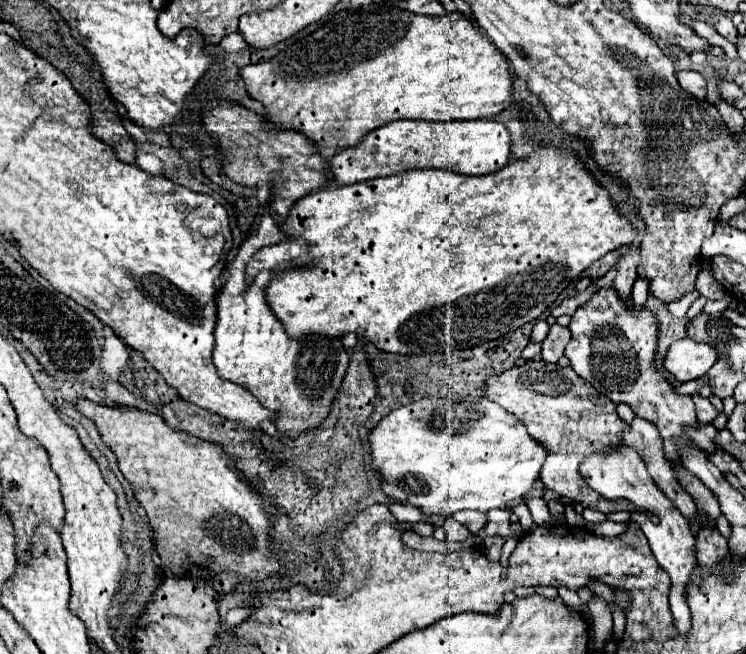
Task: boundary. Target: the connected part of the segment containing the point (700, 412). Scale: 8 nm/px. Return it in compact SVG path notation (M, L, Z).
M692 395L692 399L694 399L694 403L696 403L696 415L698 415L698 421L700 423L712 423L714 419L716 419L716 415L718 415L718 411L716 411L716 407L708 401L708 399L704 399L704 397L700 397L700 395Z

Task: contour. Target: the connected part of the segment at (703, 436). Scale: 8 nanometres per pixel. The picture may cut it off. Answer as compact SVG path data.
M700 425L696 431L690 431L690 438L694 439L708 453L716 453L718 451L718 445L714 443L716 435L718 435L718 431L716 431L714 425L706 425L706 427Z

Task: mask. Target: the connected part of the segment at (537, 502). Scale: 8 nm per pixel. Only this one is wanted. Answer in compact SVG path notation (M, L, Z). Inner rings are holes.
M528 499L526 503L528 503L528 507L530 507L530 513L532 513L536 525L548 525L548 523L550 523L552 515L550 515L548 505L546 505L544 499Z

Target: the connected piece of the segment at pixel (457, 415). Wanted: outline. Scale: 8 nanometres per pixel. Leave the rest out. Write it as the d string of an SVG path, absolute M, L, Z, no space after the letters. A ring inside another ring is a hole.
M482 395L424 397L390 411L372 431L372 465L382 475L382 489L400 503L420 507L428 515L454 515L456 511L488 511L522 499L540 481L546 447L532 439L512 413Z

